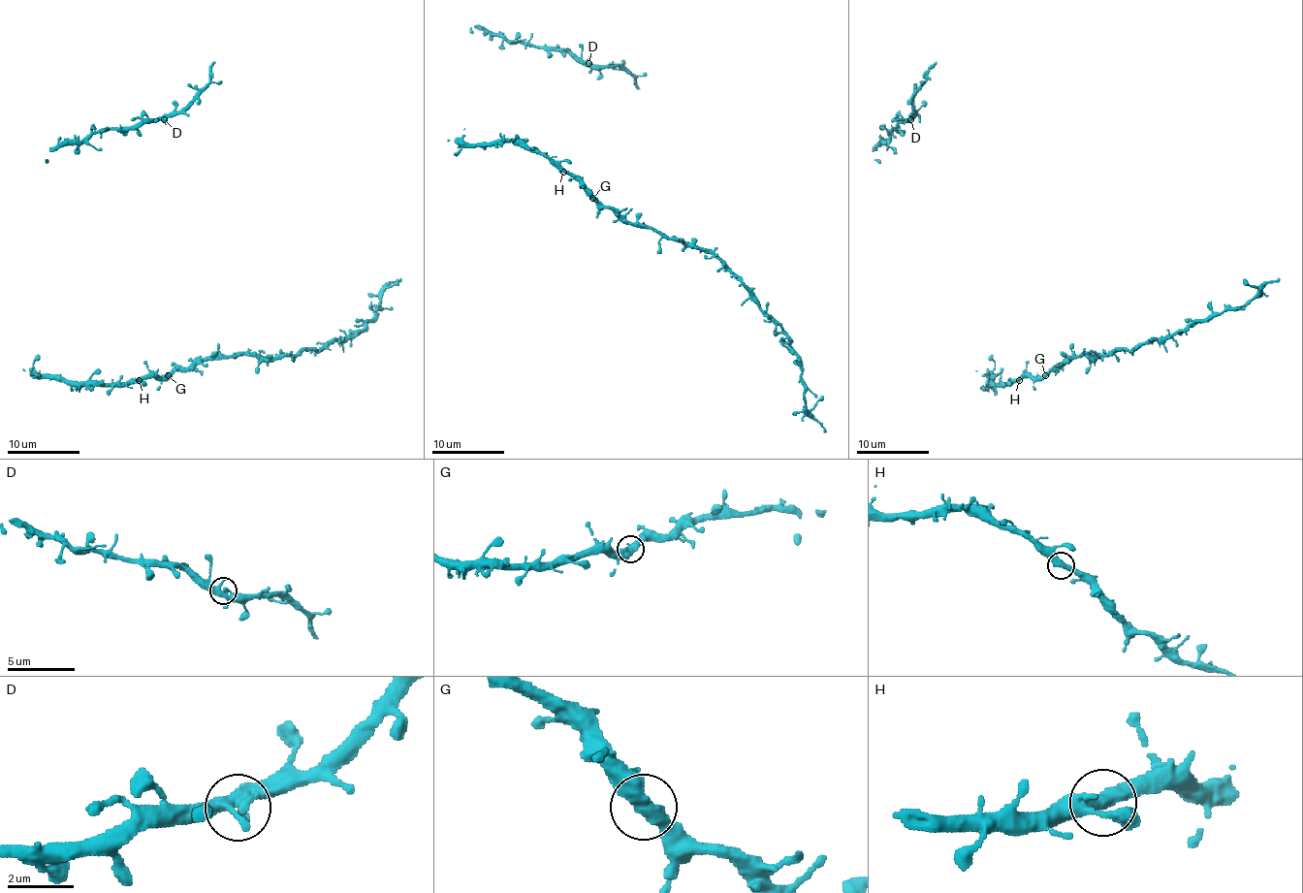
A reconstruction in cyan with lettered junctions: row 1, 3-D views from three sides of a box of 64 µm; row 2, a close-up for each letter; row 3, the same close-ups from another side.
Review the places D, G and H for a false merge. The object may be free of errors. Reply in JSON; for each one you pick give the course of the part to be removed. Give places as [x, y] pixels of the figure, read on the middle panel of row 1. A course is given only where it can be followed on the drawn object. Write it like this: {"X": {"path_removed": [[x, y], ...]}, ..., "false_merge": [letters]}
{"false_merge": []}

